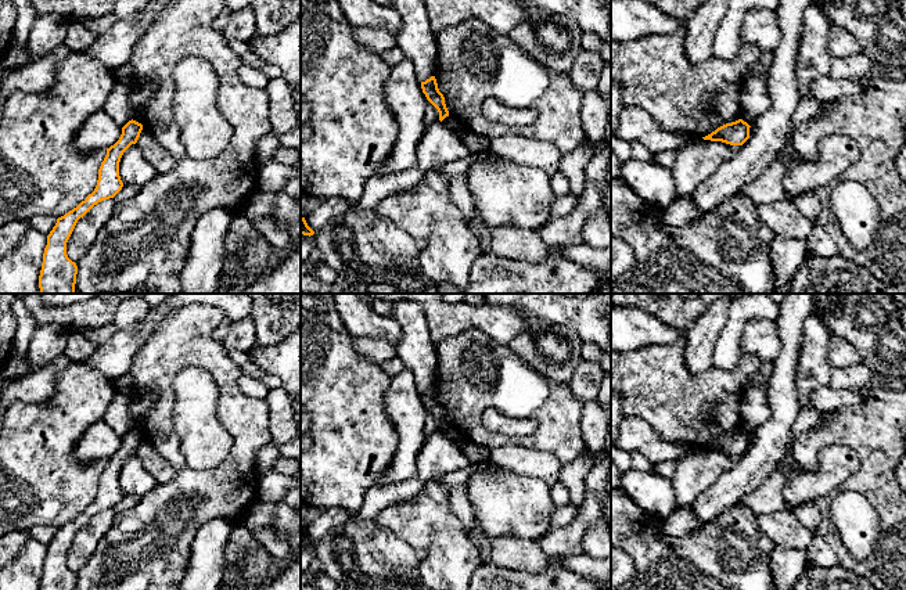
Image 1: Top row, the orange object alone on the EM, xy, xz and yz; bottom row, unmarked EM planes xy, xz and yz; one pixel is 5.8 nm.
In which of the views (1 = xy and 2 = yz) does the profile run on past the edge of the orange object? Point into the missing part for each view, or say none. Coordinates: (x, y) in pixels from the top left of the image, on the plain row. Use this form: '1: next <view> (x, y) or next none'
1: next none
2: next none

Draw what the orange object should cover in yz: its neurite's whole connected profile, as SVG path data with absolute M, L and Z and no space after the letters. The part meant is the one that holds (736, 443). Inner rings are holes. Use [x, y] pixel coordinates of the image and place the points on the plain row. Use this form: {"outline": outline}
{"outline": "M743 429L718 438L704 450L722 452L730 456L743 456L749 449L749 435Z"}

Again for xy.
{"outline": "M133 429L122 438L119 450L107 458L107 465L98 479L94 501L76 518L57 529L55 536L47 546L39 590L76 590L78 576L66 565L66 553L80 528L94 515L114 508L122 500L119 472L123 463L137 453L141 440L143 435Z"}

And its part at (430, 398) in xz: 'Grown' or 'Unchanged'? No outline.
Unchanged

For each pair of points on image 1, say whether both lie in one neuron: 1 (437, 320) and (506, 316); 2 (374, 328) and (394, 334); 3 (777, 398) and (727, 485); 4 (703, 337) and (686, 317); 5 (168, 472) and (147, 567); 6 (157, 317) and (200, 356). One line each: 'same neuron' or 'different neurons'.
1: same neuron
2: same neuron
3: same neuron
4: different neurons
5: different neurons
6: different neurons

